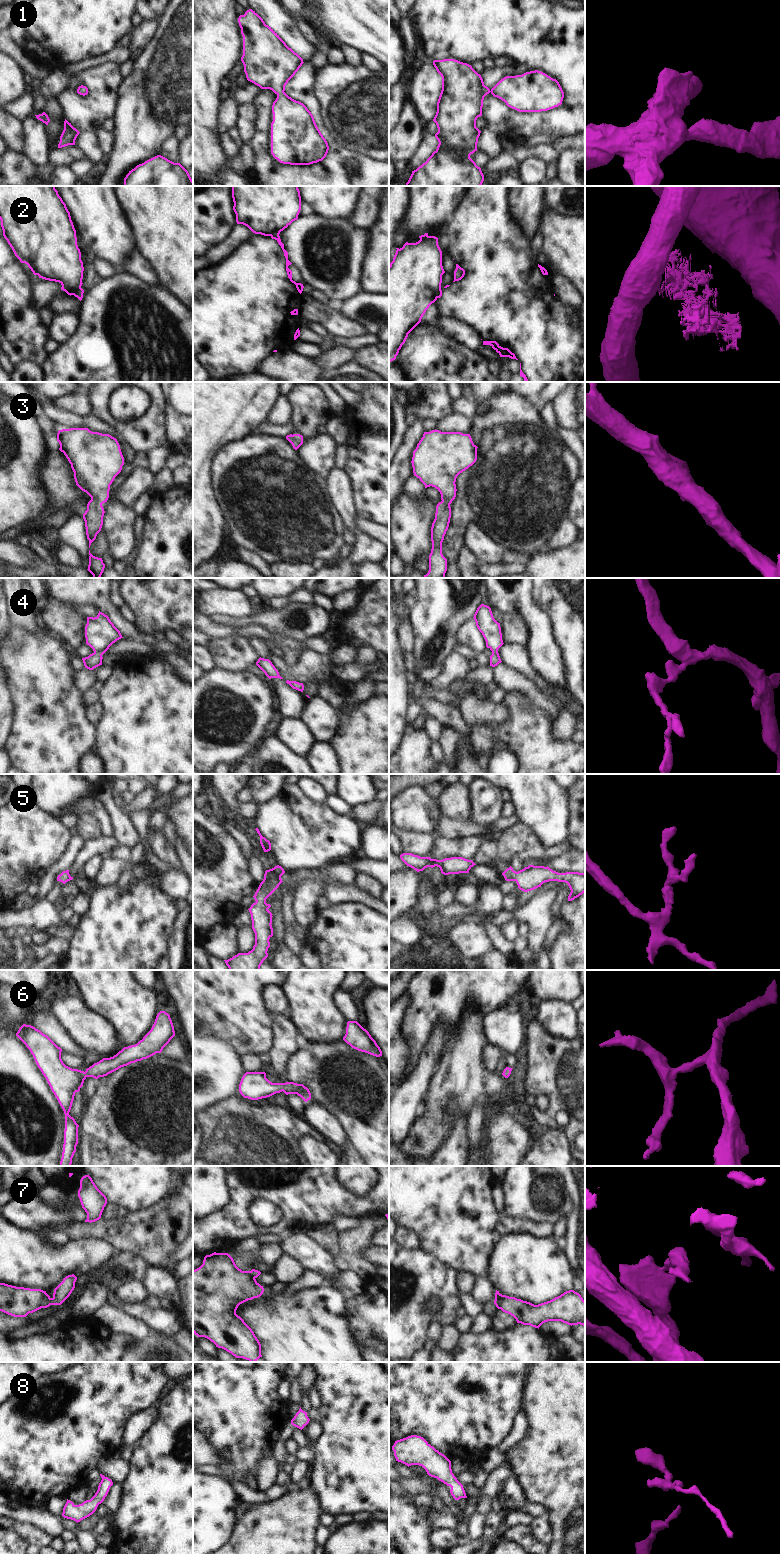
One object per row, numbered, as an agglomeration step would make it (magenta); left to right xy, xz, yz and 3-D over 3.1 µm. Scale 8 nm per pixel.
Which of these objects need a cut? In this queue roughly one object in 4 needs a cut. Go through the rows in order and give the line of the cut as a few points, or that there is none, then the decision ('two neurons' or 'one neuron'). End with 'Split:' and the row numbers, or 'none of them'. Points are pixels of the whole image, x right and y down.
1: no cut; one neuron
2: cut in xz along (278, 234), (271, 236); two neurons
3: no cut; one neuron
4: no cut; one neuron
5: no cut; one neuron
6: no cut; one neuron
7: cut in xz along (249, 1271), (254, 1278); two neurons
8: no cut; one neuron
Split: 2, 7

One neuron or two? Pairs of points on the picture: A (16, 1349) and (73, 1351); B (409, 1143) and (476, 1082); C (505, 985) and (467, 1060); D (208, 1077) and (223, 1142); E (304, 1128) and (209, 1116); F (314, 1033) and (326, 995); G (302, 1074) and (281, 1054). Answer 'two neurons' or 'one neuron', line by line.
A: one neuron
B: one neuron
C: two neurons
D: two neurons
E: one neuron
F: one neuron
G: two neurons

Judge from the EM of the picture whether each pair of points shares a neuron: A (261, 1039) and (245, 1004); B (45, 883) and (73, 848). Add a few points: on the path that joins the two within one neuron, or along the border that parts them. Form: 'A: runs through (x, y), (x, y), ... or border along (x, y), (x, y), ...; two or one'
A: runs through (260, 1030), (258, 1025), (246, 1013); one
B: runs through (52, 874), (68, 857); one

